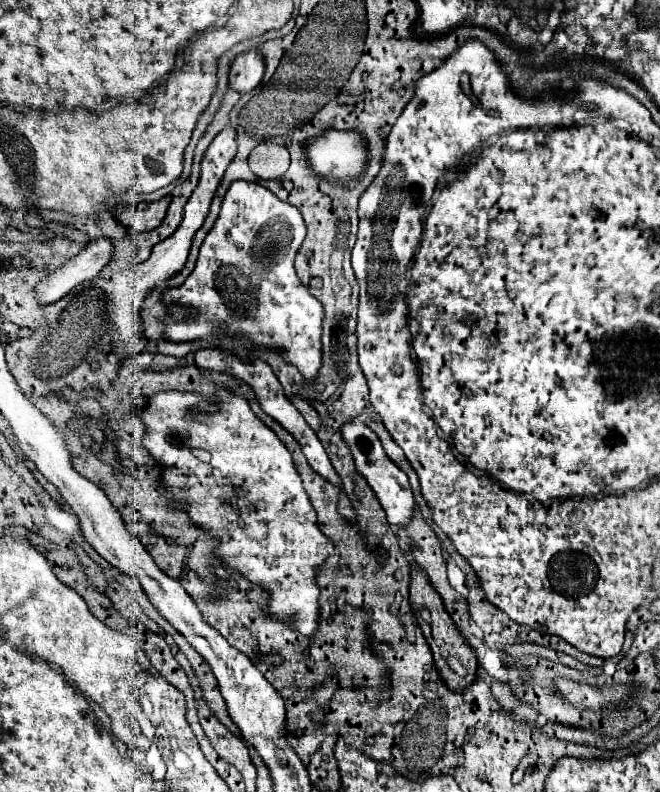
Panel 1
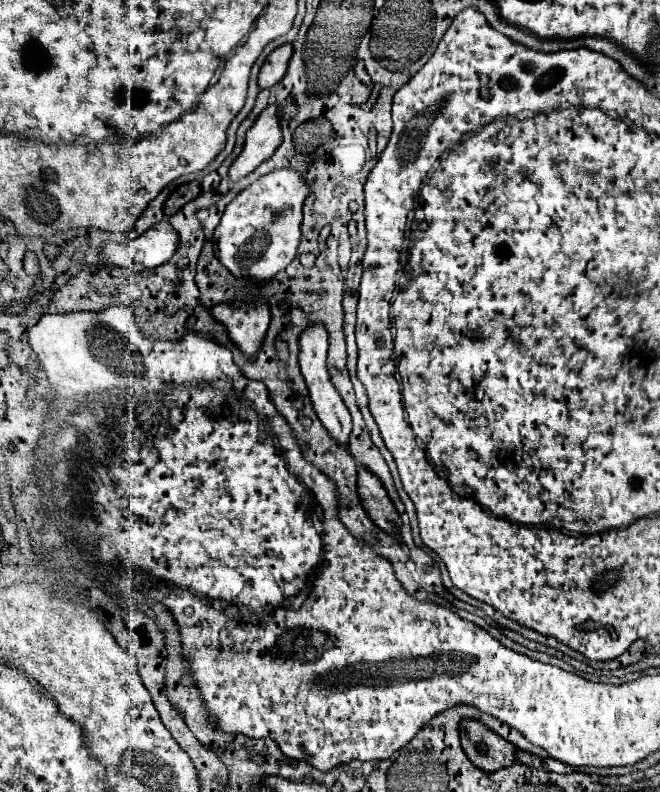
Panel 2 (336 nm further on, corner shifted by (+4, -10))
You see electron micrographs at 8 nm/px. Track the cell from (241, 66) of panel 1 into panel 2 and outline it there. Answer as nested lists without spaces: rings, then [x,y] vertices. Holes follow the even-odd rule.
[[[283,44],[267,56],[259,72],[259,88],[271,88],[283,80],[283,76],[287,74],[287,64],[291,54],[293,54],[293,44]]]

